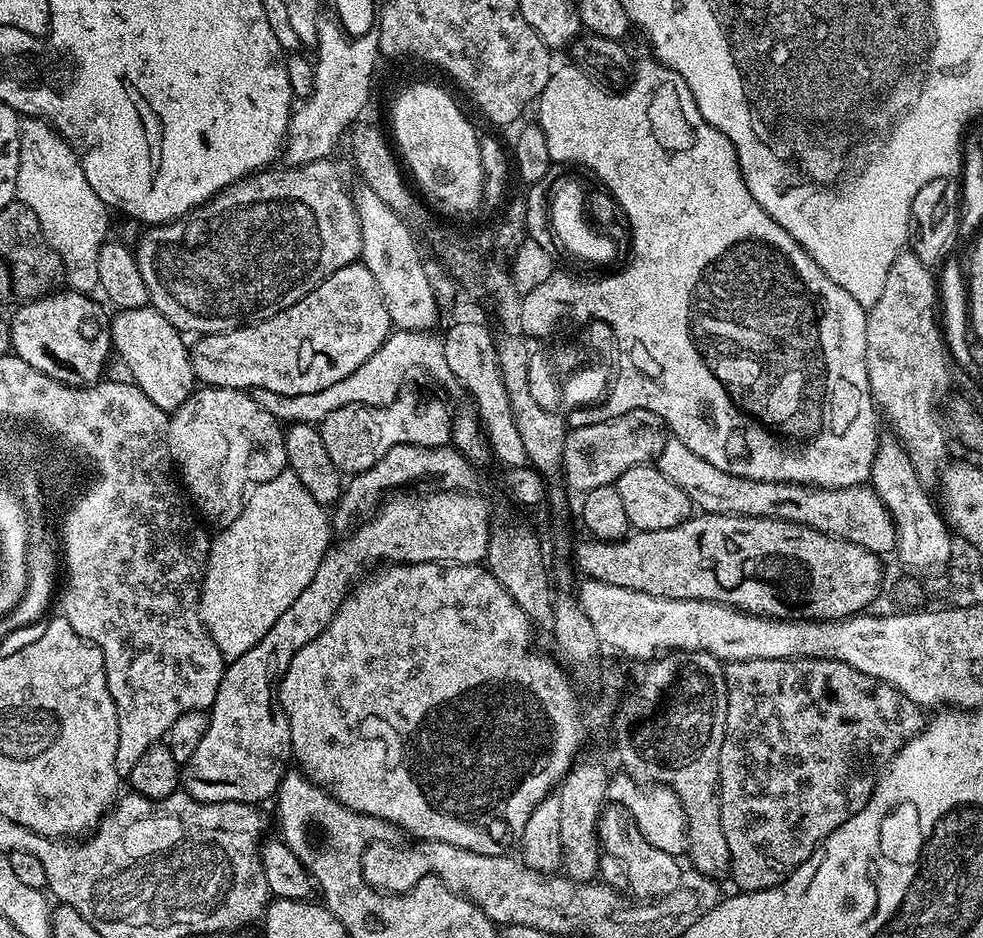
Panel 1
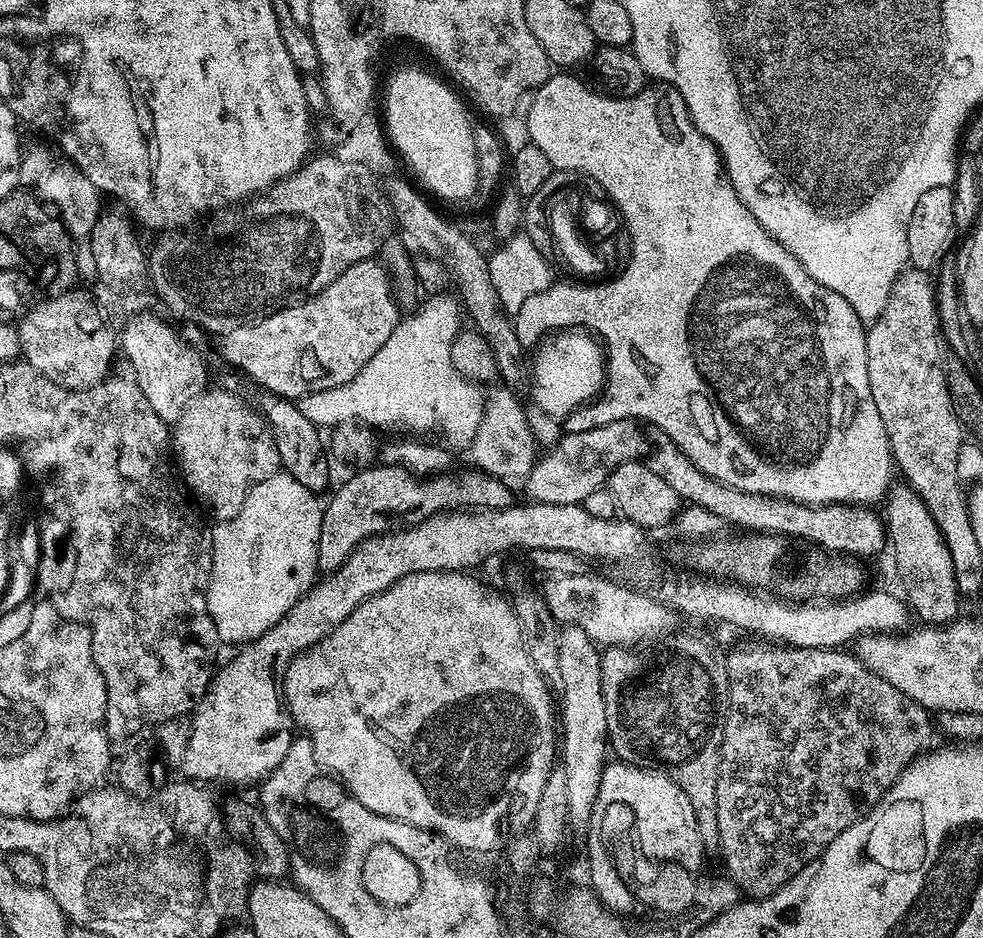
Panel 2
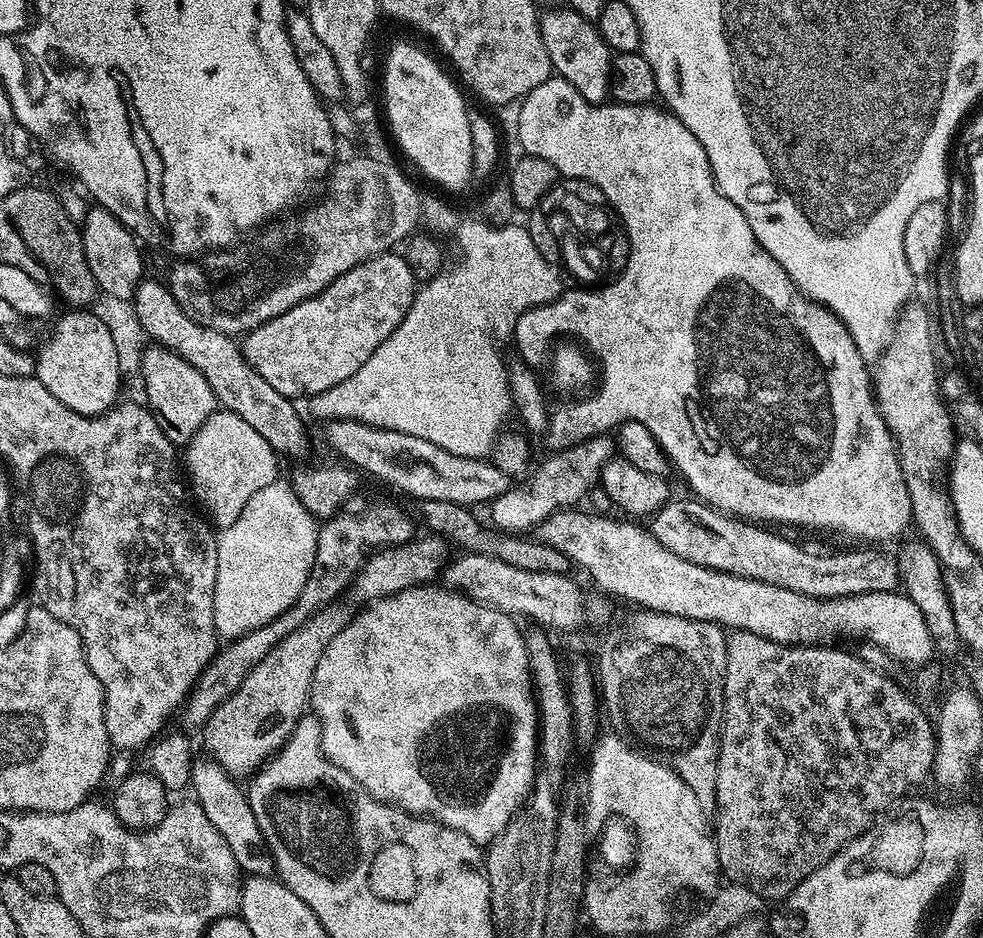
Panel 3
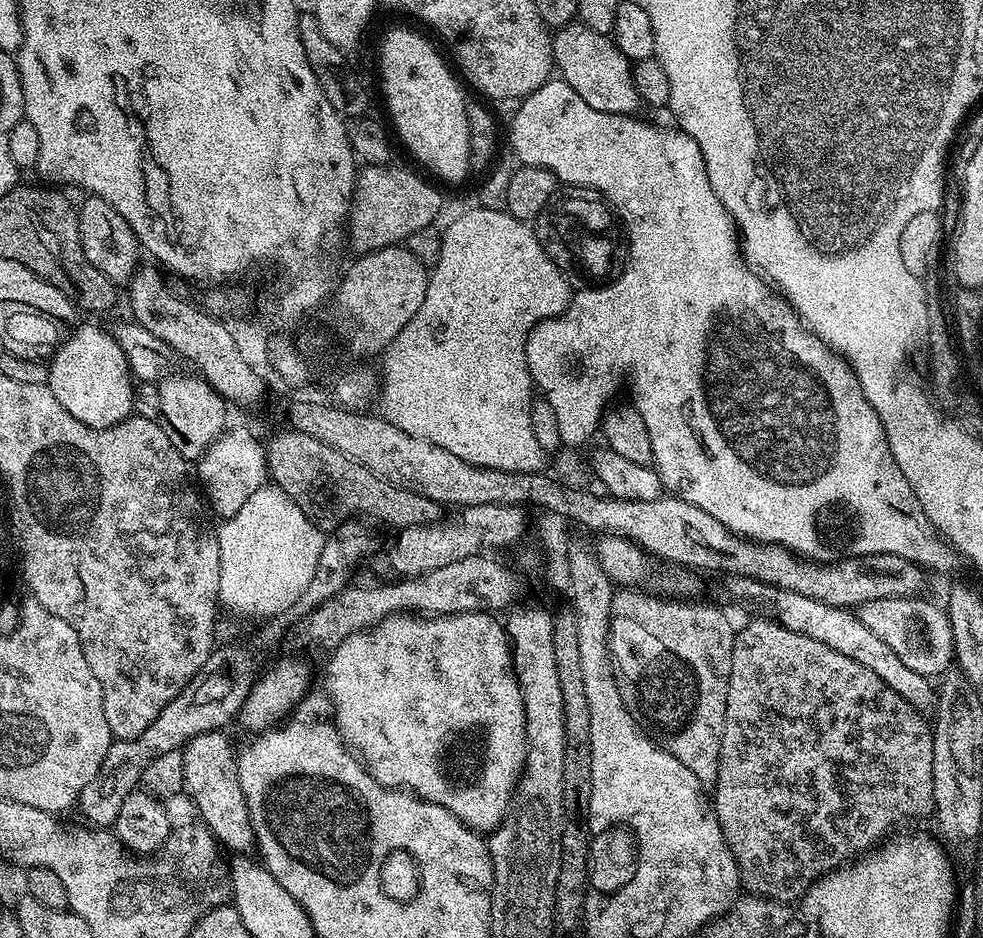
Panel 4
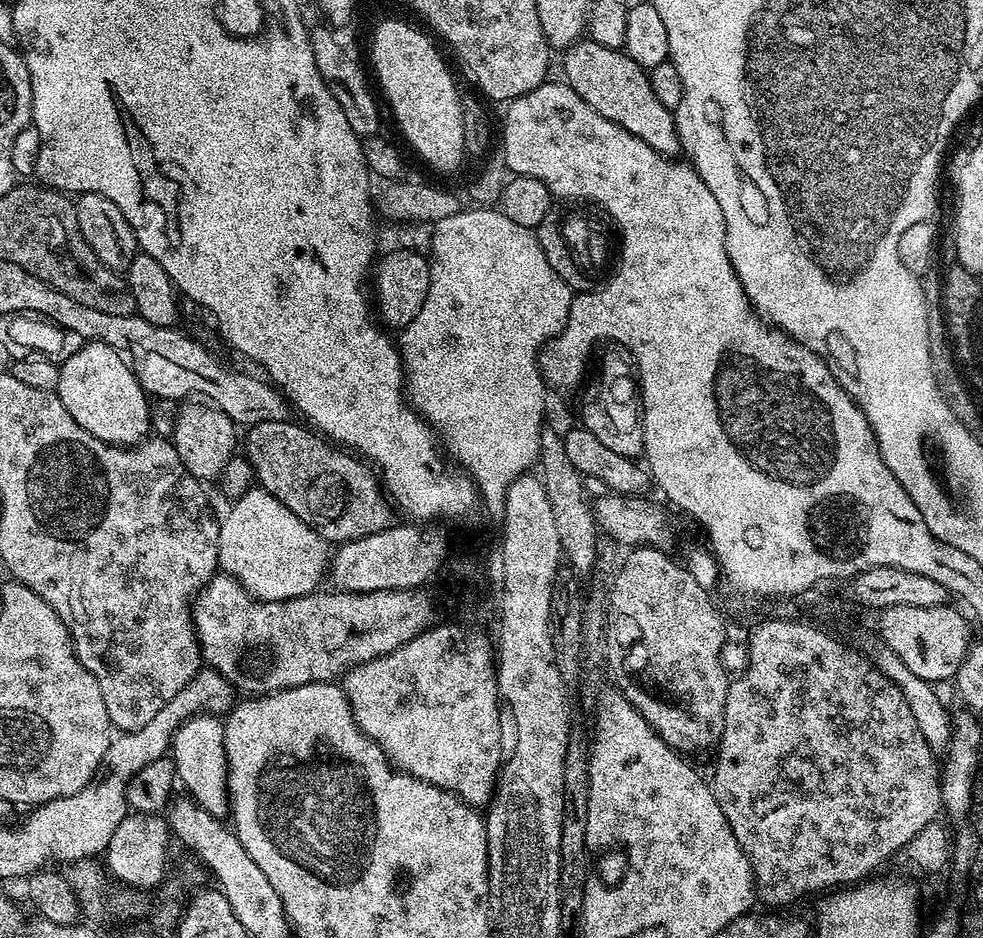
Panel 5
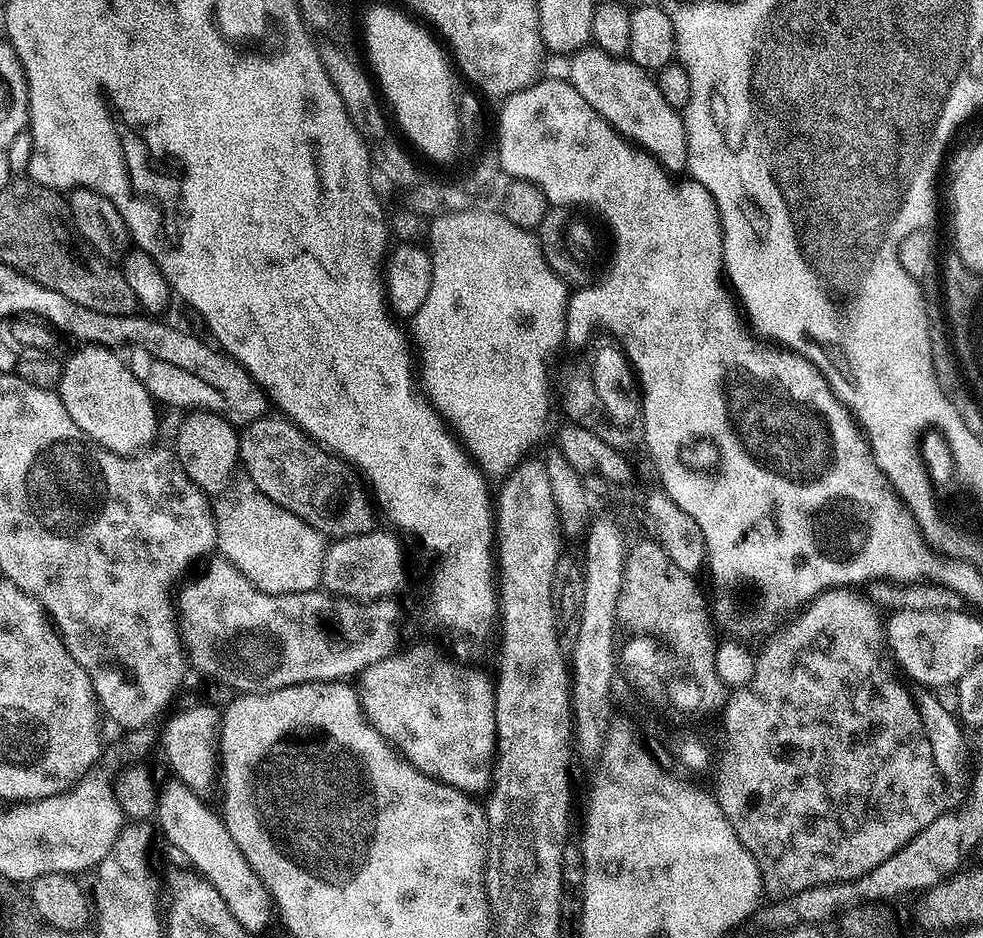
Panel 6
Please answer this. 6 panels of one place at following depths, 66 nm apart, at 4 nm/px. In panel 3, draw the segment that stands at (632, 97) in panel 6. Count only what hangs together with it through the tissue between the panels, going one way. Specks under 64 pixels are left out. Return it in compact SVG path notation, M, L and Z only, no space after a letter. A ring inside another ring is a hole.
M561 6L552 8L540 16L540 33L546 45L546 54L550 54L552 71L562 77L586 102L603 104L609 99L612 85L612 62L614 53L602 38L599 27L593 21L582 18L572 8Z

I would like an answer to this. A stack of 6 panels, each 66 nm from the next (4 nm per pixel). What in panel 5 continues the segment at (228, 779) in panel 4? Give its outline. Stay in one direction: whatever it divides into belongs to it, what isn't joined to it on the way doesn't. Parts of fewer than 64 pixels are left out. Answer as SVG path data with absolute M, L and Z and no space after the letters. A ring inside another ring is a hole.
M216 714L192 716L174 734L170 759L176 765L179 783L199 808L210 815L224 818L229 815L228 759L224 749L224 720Z

